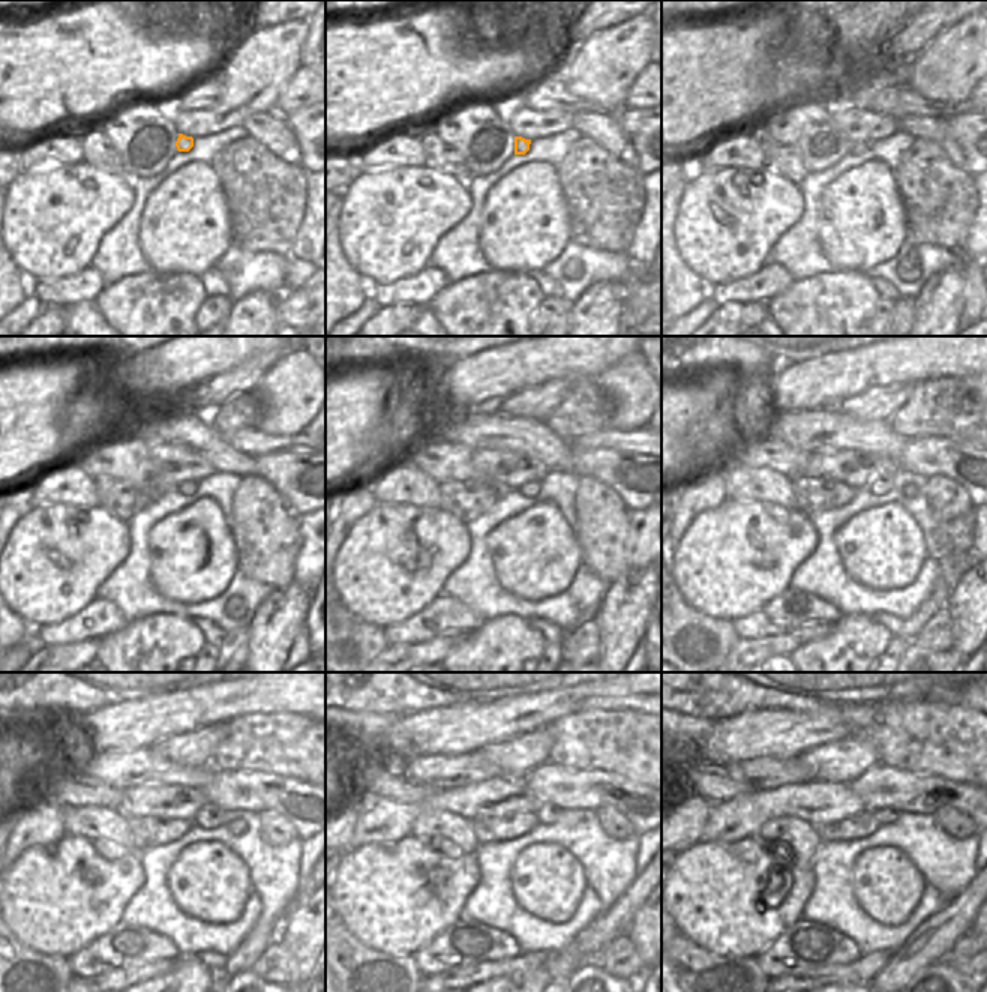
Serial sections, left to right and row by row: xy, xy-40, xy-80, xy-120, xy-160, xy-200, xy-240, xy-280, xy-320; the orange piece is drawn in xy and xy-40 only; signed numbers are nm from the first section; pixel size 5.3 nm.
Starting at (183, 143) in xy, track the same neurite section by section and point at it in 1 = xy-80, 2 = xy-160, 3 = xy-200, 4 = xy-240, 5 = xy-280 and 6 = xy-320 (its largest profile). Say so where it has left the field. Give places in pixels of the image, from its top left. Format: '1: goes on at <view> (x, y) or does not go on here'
1: goes on at xy-80 (855, 147)
2: goes on at xy-160 (531, 488)
3: goes on at xy-200 (878, 483)
4: goes on at xy-240 (210, 817)
5: goes on at xy-280 (546, 814)
6: goes on at xy-320 (885, 817)

